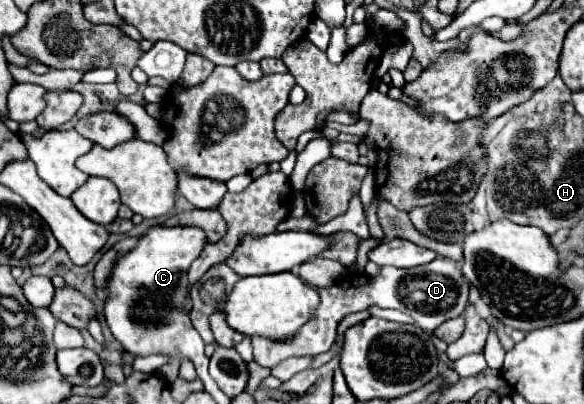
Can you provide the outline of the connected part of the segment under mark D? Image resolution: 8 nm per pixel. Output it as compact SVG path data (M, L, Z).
M437 256L433 262L417 266L417 268L393 268L385 266L381 268L381 274L377 278L369 278L365 274L347 274L339 280L339 284L333 284L329 288L317 288L321 296L321 304L317 312L311 316L309 324L301 328L299 336L293 340L285 342L273 342L265 340L261 336L253 336L253 356L255 362L261 366L273 368L281 360L291 358L291 356L305 356L305 354L321 354L331 348L335 342L337 326L339 322L357 310L367 310L369 306L379 306L379 308L395 308L405 314L409 314L415 324L423 330L433 332L437 326L441 326L449 318L457 318L463 314L467 306L467 294L469 294L469 282L465 276L457 270L455 262L451 258Z

